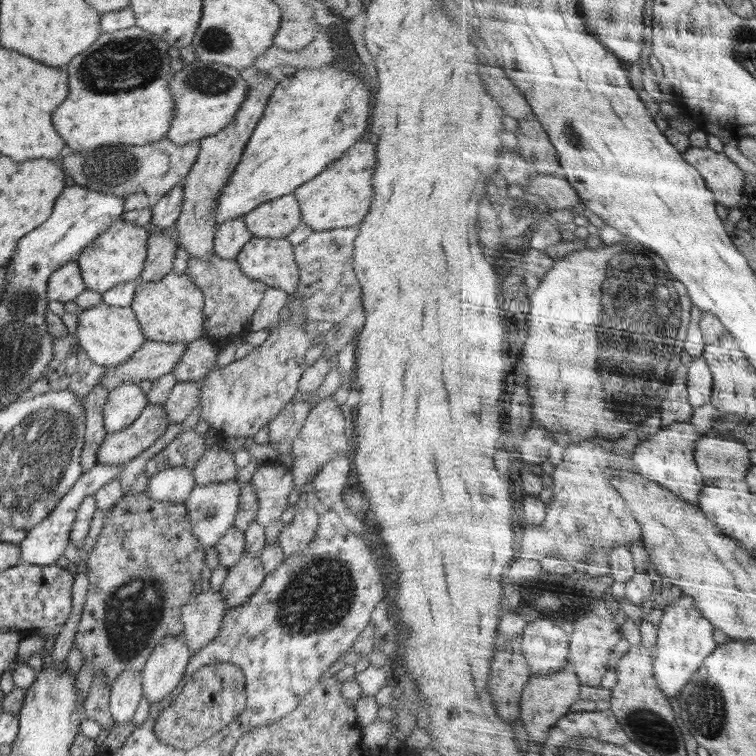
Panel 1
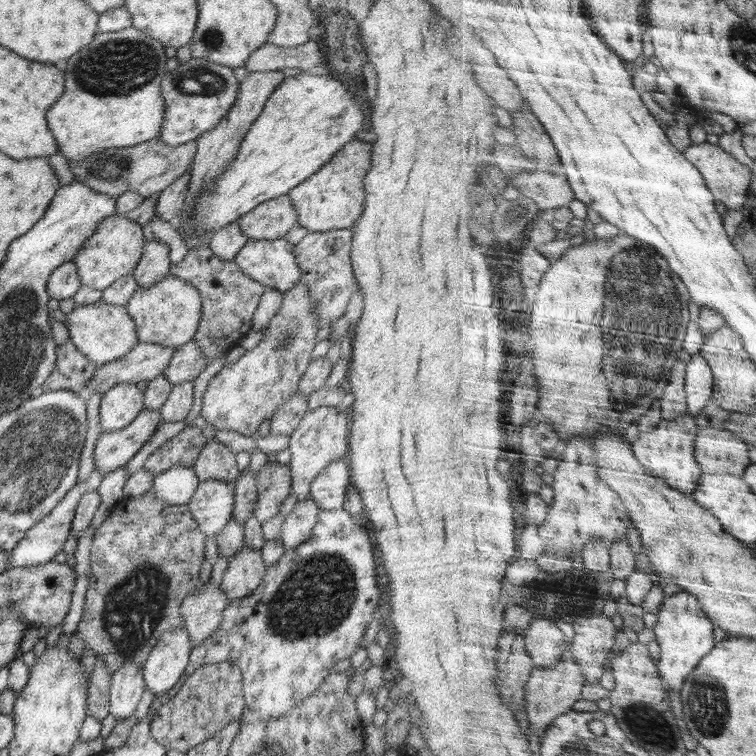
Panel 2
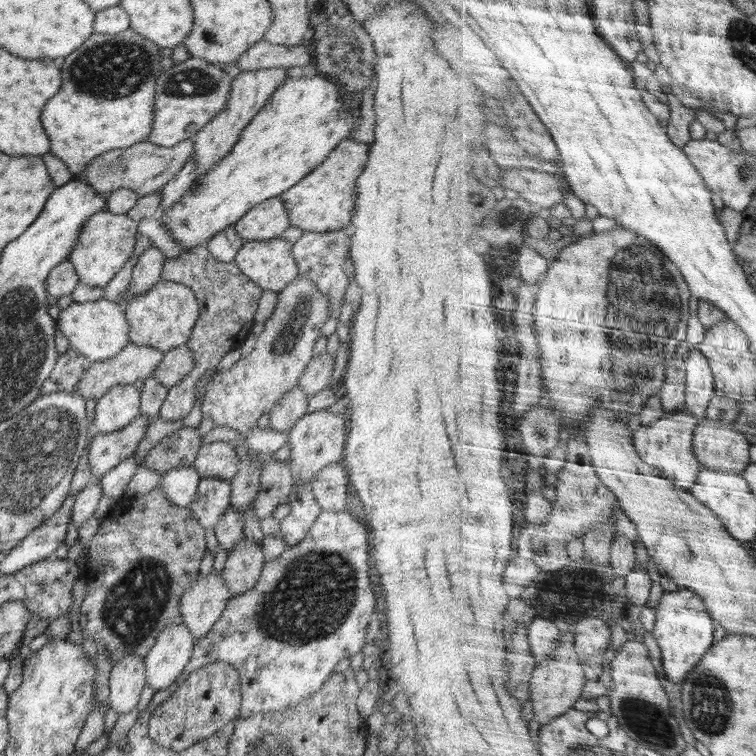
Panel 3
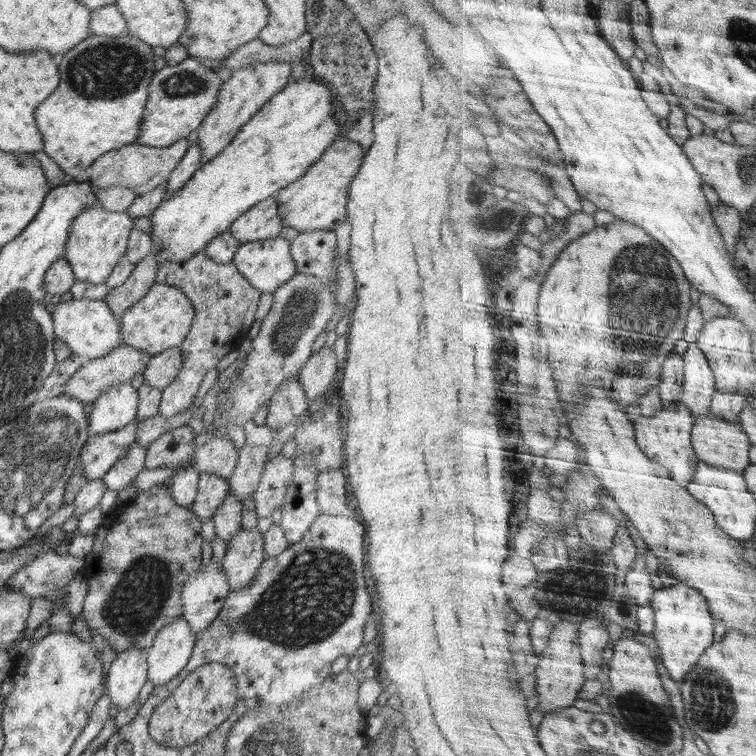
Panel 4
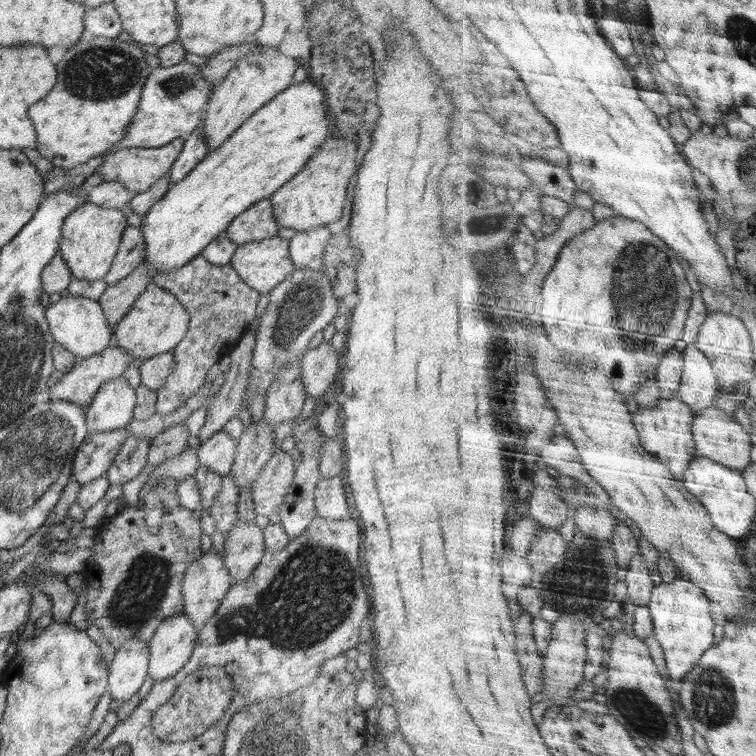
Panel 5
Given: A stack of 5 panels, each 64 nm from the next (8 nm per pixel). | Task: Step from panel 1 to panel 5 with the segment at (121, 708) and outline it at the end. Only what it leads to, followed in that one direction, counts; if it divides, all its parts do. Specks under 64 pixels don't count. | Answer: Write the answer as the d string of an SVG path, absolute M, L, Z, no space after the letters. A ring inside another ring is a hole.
M139 638L124 642L111 660L107 690L115 706L137 694L149 675L149 648Z

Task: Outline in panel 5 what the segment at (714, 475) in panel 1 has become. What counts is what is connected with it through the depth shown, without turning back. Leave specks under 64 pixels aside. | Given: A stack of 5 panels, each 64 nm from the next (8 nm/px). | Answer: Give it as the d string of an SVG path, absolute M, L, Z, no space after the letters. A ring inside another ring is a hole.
M711 407L697 413L694 426L695 440L700 455L721 462L734 470L744 471L752 462L752 448L755 444L751 434L744 428L737 418L732 418L726 411Z

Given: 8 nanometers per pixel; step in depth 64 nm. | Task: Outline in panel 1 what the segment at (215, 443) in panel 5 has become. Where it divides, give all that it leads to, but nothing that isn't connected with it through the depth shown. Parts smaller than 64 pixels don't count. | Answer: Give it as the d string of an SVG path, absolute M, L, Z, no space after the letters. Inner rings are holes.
M218 444L207 448L202 458L192 471L195 485L212 482L235 481L237 466L233 454L221 448Z

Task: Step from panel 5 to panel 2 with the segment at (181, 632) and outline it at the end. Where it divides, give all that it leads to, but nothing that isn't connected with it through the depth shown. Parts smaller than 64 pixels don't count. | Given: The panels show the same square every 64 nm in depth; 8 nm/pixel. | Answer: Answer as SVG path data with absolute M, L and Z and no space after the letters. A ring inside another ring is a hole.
M185 628L163 632L142 666L146 690L158 698L172 689L184 674L192 649Z

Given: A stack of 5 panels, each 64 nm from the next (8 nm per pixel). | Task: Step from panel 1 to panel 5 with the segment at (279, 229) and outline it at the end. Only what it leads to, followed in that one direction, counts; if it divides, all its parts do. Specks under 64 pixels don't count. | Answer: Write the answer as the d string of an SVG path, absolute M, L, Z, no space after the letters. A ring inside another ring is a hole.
M264 199L252 204L248 210L235 216L226 227L224 235L238 245L274 238L280 226L272 214L272 203Z

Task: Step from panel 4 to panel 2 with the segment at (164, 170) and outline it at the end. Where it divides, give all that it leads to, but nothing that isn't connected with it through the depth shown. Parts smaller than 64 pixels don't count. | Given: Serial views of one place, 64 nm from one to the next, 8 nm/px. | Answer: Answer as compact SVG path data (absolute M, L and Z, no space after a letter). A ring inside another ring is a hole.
M156 138L129 147L107 148L87 156L80 162L70 160L69 165L76 181L100 194L117 197L123 192L132 191L146 198L157 197L159 192L191 168L196 151L195 140L172 147Z

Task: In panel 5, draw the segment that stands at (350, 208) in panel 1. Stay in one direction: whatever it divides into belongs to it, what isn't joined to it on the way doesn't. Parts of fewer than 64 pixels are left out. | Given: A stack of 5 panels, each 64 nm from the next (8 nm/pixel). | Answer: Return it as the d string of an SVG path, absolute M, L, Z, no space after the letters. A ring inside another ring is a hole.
M330 136L320 148L305 162L305 165L285 182L275 193L272 193L272 214L278 226L305 231L317 226L330 226L338 222L347 200L347 190L356 170L357 144L350 138L335 139Z

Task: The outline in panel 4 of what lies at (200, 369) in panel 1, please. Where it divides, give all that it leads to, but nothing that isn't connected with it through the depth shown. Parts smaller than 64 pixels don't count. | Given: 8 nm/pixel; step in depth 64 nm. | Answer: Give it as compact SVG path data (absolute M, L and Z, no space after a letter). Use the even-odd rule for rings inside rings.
M174 347L154 355L143 370L145 382L154 388L165 389L181 369L183 356L180 347Z

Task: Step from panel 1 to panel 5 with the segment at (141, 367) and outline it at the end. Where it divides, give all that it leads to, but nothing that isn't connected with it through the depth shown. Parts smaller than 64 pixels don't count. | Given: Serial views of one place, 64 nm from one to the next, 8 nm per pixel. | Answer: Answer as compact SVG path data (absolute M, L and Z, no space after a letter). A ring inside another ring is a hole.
M108 346L98 354L77 362L54 386L49 388L50 400L65 400L72 404L88 406L94 393L113 378L123 376L134 358L118 346Z

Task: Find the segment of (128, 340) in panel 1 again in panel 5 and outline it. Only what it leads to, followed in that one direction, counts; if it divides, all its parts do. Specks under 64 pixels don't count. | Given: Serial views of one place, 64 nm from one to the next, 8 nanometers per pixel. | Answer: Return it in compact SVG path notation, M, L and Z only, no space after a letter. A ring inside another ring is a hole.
M68 295L45 308L45 317L56 343L67 348L76 357L89 357L114 345L114 328L107 323L107 316L98 301Z

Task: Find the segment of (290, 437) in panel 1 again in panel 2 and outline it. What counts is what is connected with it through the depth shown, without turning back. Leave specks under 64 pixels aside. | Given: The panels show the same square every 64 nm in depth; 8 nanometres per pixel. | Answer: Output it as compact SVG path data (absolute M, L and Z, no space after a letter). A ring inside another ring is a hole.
M300 392L294 393L282 403L278 410L274 411L270 426L271 433L274 436L289 438L300 426L307 411L307 396L302 395Z

